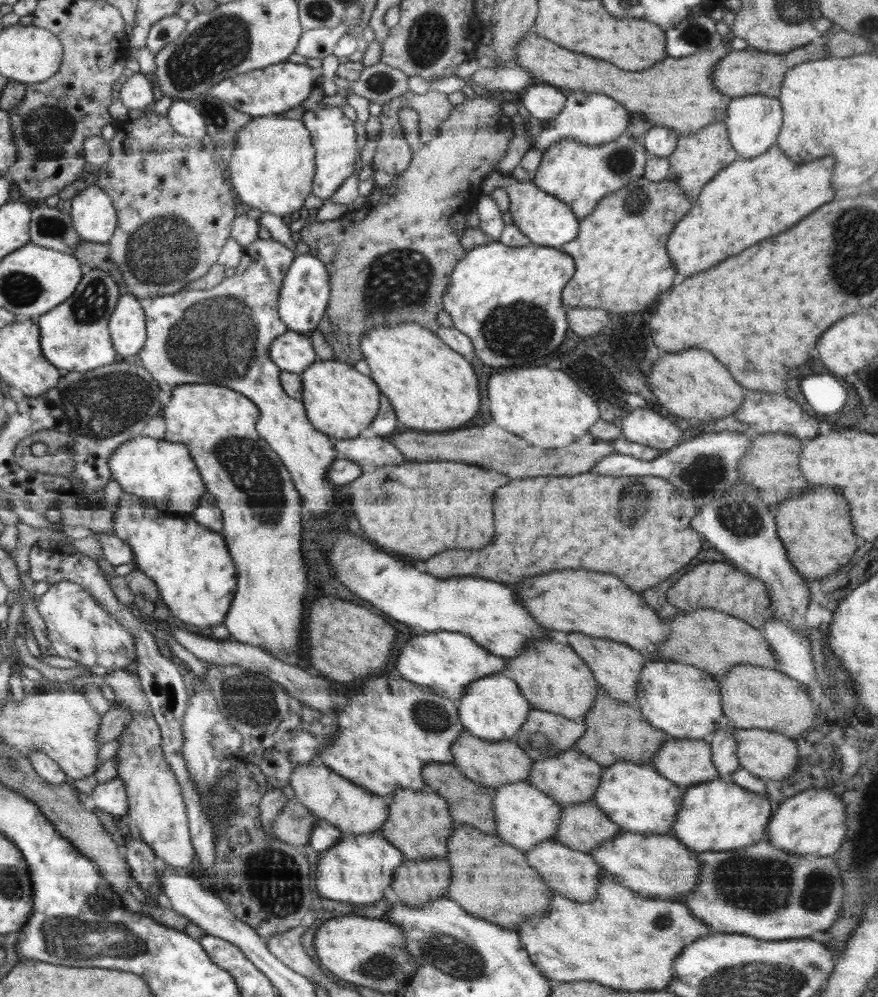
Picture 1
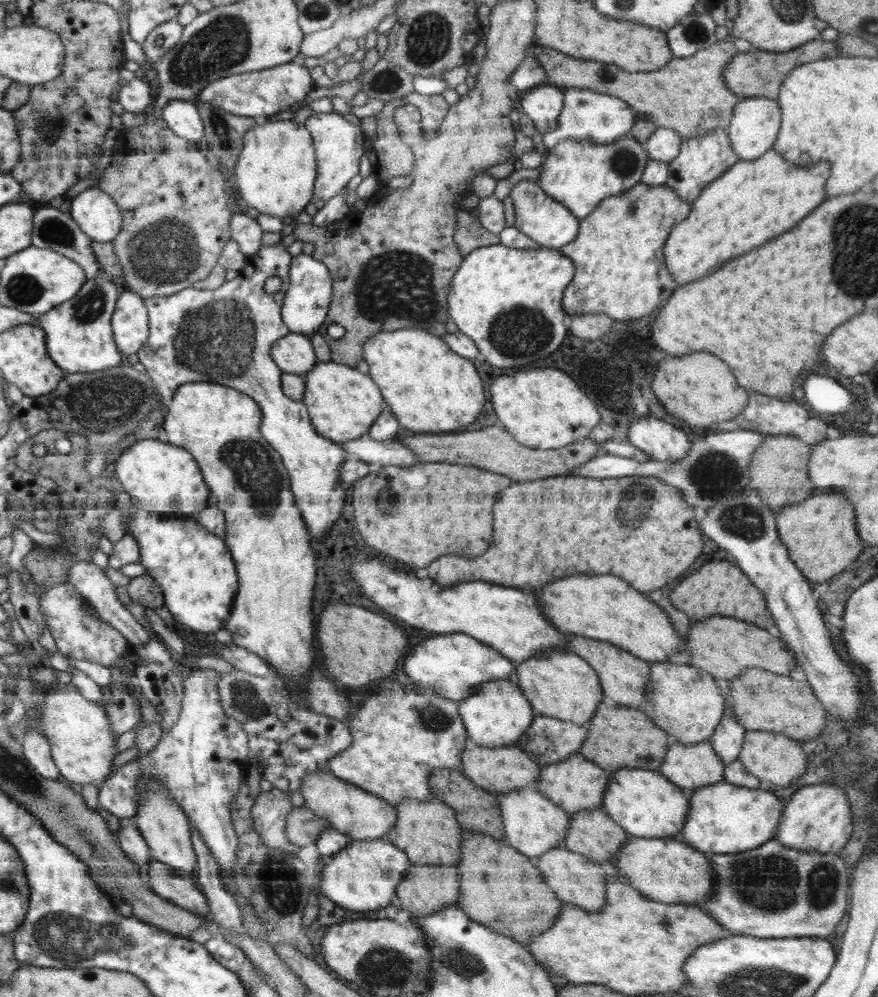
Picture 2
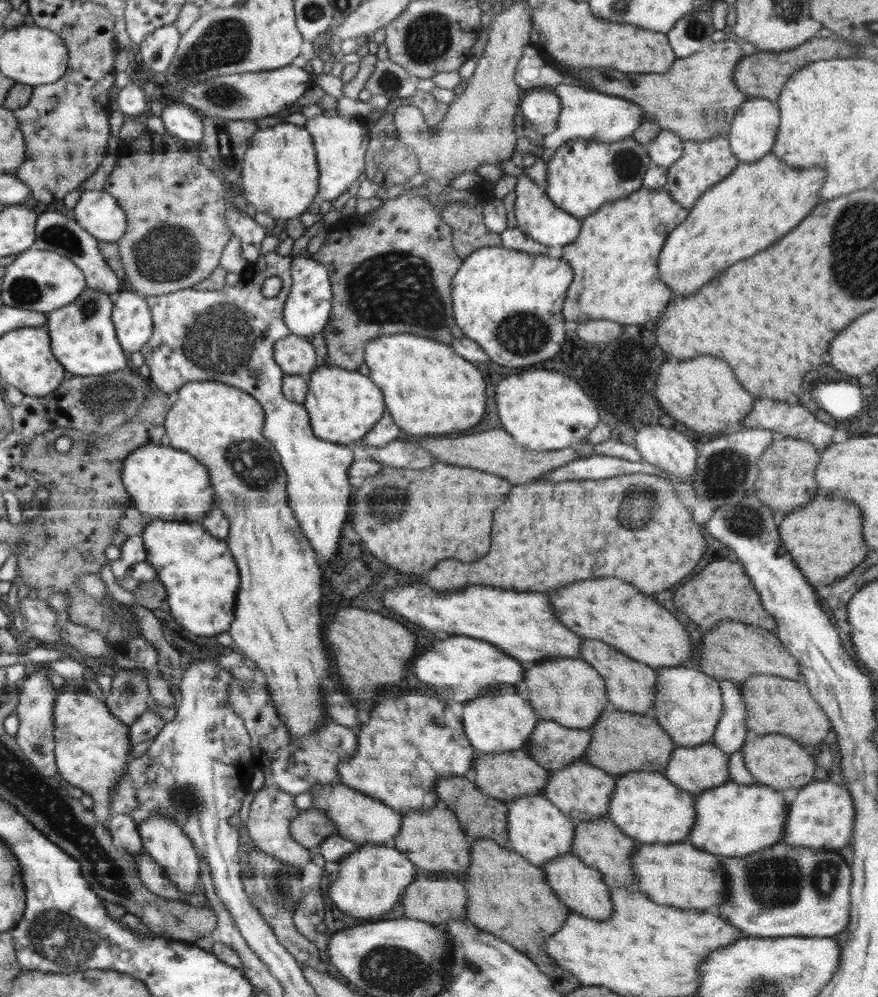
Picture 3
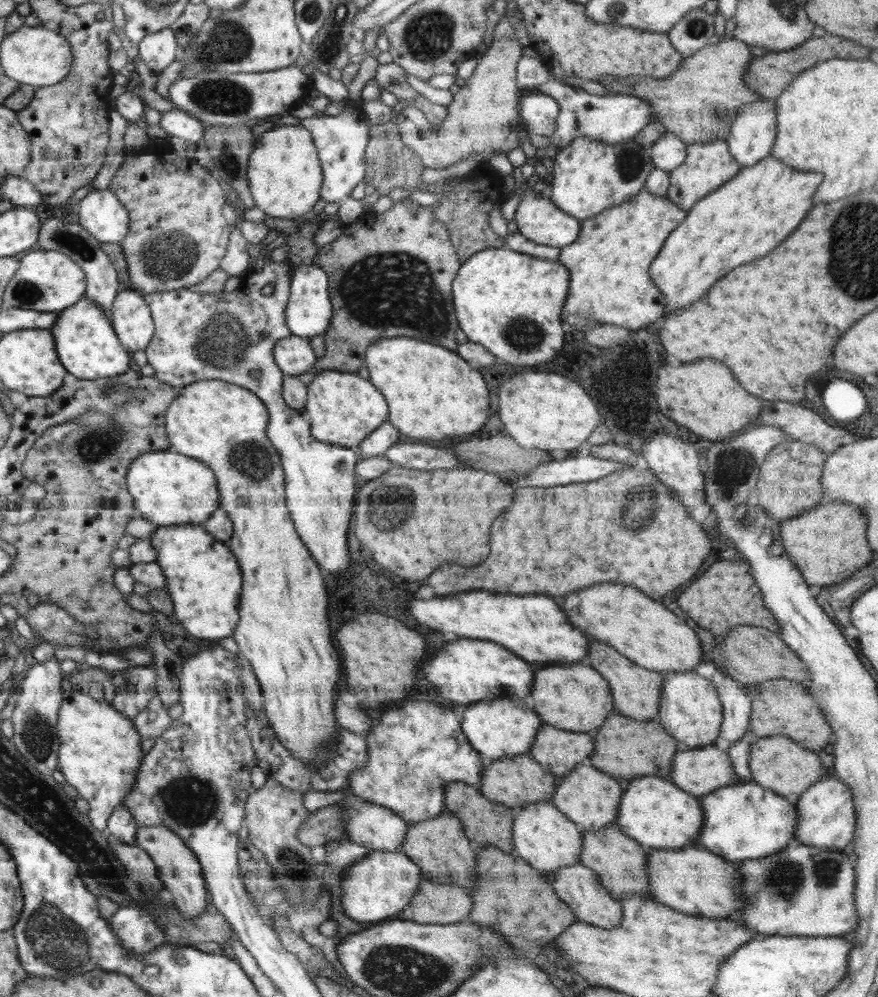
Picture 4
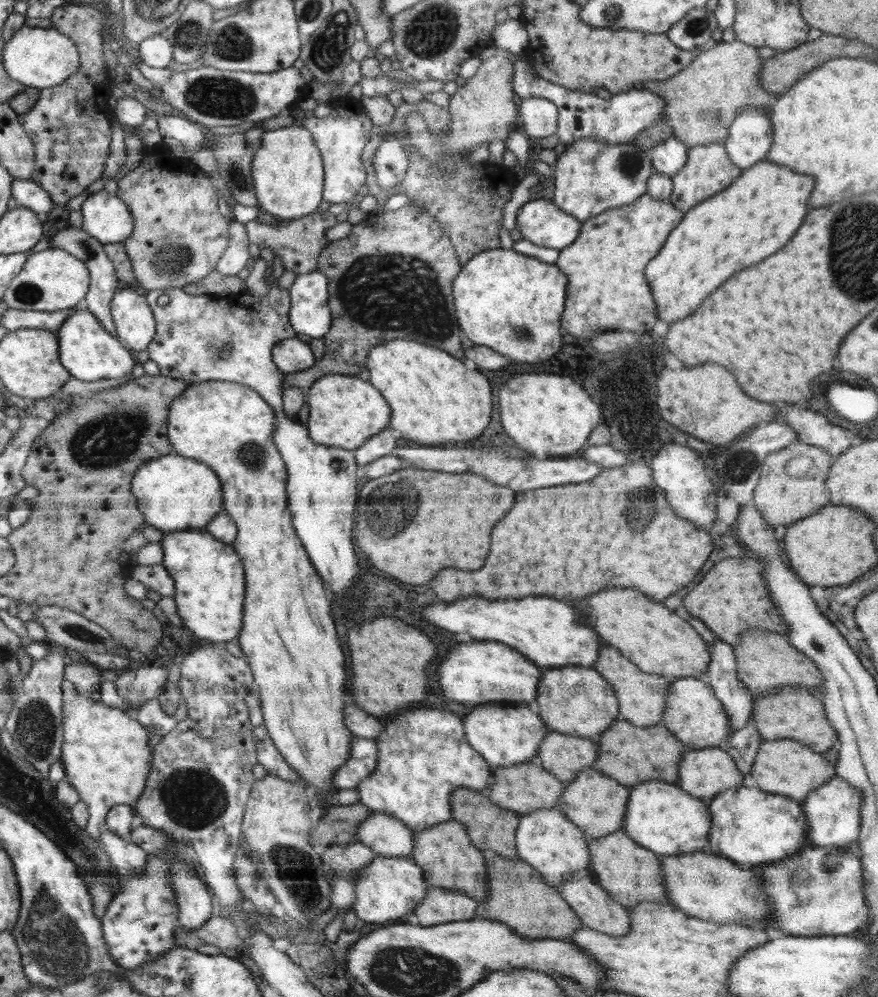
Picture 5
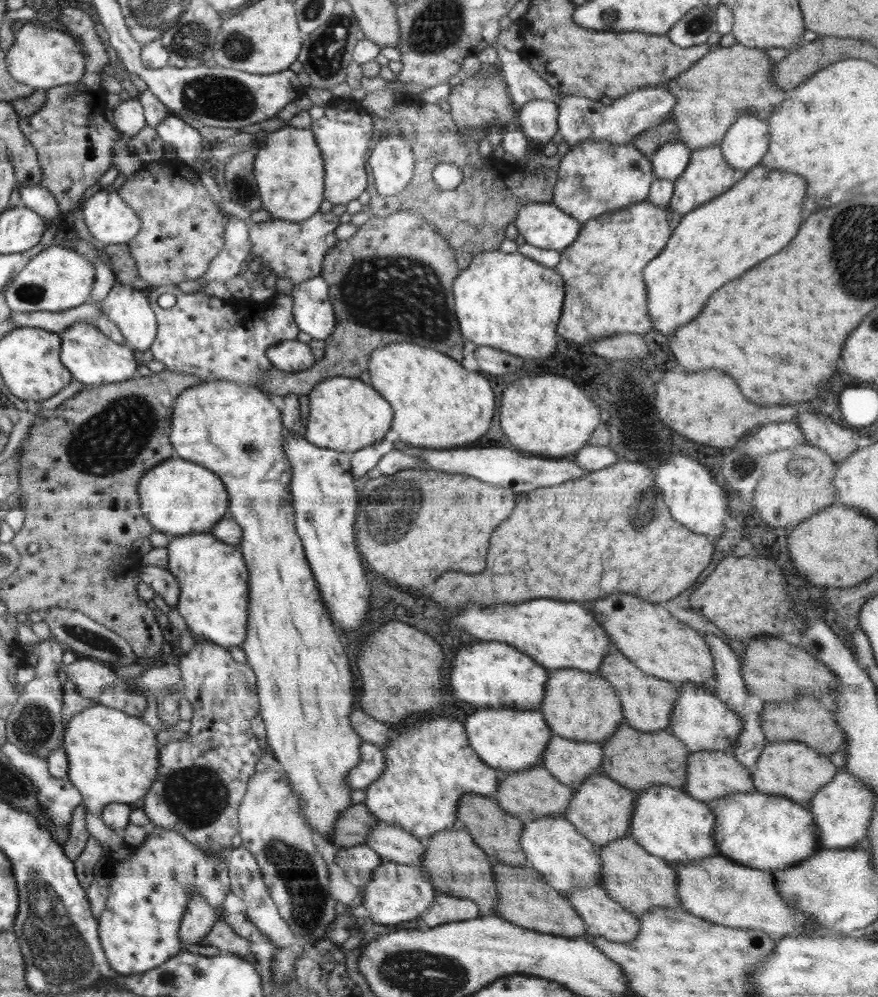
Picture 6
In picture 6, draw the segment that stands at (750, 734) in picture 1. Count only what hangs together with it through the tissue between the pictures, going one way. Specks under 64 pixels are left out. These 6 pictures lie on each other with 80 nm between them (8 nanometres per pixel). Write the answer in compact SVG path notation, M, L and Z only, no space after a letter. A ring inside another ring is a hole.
M798 741L769 743L751 773L755 790L767 795L785 797L808 807L815 794L840 771L828 758Z

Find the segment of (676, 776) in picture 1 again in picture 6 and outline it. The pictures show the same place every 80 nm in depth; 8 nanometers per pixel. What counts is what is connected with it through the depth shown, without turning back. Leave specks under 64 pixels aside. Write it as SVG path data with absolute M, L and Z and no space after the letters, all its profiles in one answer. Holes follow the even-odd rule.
M720 751L689 753L687 758L686 784L684 791L709 805L735 792L754 792L752 770L740 764L734 755Z

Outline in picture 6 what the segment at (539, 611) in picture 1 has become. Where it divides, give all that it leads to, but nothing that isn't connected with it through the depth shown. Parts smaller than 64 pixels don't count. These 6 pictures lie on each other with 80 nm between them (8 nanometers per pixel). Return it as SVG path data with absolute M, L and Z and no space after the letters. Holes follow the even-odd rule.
M610 594L608 598L598 600L594 606L596 618L606 630L615 650L642 672L675 685L684 682L711 684L715 675L714 663L703 635L679 621L668 610L628 594Z

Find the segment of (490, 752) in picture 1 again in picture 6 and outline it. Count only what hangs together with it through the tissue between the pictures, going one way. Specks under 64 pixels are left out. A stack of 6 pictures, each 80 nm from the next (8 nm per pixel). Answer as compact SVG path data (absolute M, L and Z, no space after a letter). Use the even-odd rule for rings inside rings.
M539 765L504 776L503 780L499 781L493 798L503 811L517 816L523 823L528 824L531 820L543 816L564 816L573 793L573 789L556 780L544 766Z

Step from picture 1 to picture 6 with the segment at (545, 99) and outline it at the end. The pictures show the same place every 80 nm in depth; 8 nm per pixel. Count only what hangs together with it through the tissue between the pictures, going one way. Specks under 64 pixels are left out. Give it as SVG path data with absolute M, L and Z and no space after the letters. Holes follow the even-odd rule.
M541 99L532 100L522 104L517 115L523 133L530 141L536 140L546 145L550 141L557 140L559 109L554 102Z

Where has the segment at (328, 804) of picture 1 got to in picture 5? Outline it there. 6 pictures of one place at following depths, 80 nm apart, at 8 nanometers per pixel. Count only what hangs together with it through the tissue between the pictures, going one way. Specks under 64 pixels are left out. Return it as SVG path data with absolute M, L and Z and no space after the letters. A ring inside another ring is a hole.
M371 810L369 817L359 824L357 840L369 846L375 854L382 856L403 856L411 858L415 834L401 820L385 812Z

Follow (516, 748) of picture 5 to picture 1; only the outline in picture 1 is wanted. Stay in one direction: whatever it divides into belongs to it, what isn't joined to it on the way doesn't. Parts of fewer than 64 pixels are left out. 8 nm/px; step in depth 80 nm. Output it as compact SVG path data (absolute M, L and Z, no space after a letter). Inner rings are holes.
M501 672L471 682L458 701L457 711L463 728L472 736L490 742L514 739L532 709L516 682Z

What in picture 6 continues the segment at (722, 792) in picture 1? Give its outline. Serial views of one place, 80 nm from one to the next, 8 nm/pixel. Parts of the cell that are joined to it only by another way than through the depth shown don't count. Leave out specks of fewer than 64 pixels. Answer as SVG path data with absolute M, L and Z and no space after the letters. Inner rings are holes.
M735 792L712 804L714 842L718 854L731 861L765 871L786 870L812 856L819 848L814 817L808 807L777 795Z

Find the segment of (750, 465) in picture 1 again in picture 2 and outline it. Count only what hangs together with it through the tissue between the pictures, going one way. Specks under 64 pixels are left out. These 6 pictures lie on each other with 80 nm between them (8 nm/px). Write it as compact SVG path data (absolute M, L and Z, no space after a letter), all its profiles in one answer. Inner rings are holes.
M766 435L760 448L752 455L749 462L751 479L749 487L755 489L760 498L776 513L786 504L802 502L812 495L812 484L807 464L813 445L788 435Z

